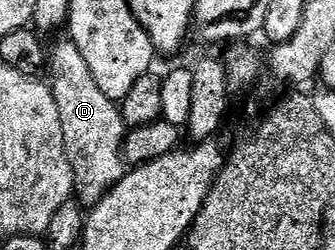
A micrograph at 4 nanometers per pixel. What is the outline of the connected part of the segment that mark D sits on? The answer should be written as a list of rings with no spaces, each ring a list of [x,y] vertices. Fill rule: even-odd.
[[[69,39],[56,45],[49,55],[49,73],[54,101],[61,114],[63,146],[74,173],[76,198],[85,207],[94,207],[127,172],[123,141],[127,128],[115,102],[98,87],[89,63]]]

